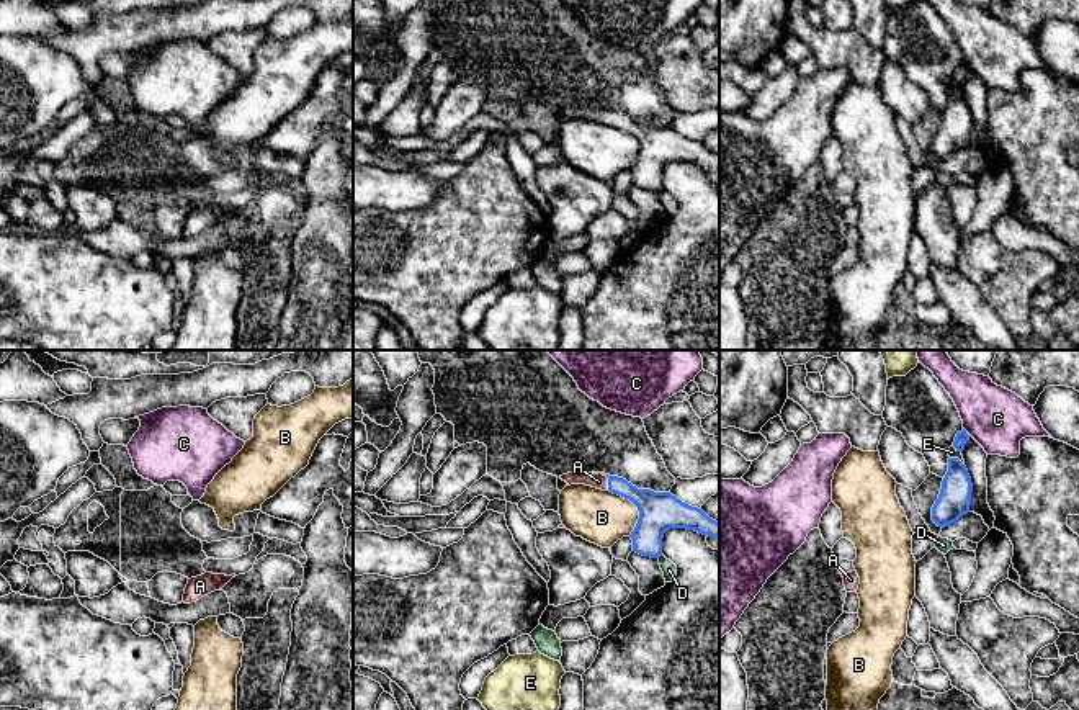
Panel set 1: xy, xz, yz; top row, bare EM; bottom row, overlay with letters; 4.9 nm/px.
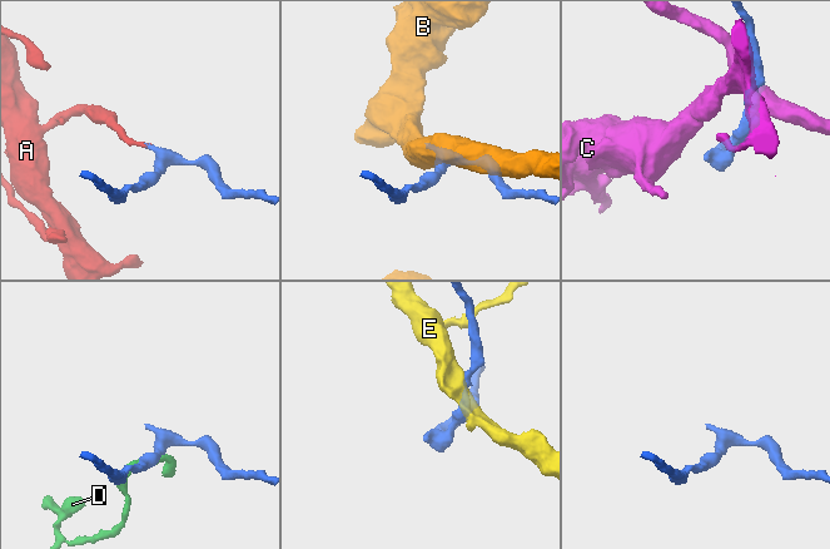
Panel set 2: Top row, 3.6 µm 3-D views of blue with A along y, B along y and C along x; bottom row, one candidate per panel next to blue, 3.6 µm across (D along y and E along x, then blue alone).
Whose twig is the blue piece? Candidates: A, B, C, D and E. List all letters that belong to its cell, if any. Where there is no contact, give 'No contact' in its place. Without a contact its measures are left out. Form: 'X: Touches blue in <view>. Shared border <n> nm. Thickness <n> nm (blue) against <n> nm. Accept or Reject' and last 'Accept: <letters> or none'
A: Touches blue in xz. Shared border 60 nm. Thickness 150 nm (blue) against 70 nm. Accept
B: Touches blue in xz. Shared border 260 nm. Thickness 190 nm (blue) against 260 nm. Reject
C: No contact. Reject
D: Touches blue in xz. Shared border 30 nm. Thickness 190 nm (blue) against 70 nm. Reject
E: Touches blue in yz. Shared border 80 nm. Thickness 160 nm (blue) against 50 nm. Reject
Accept: A

